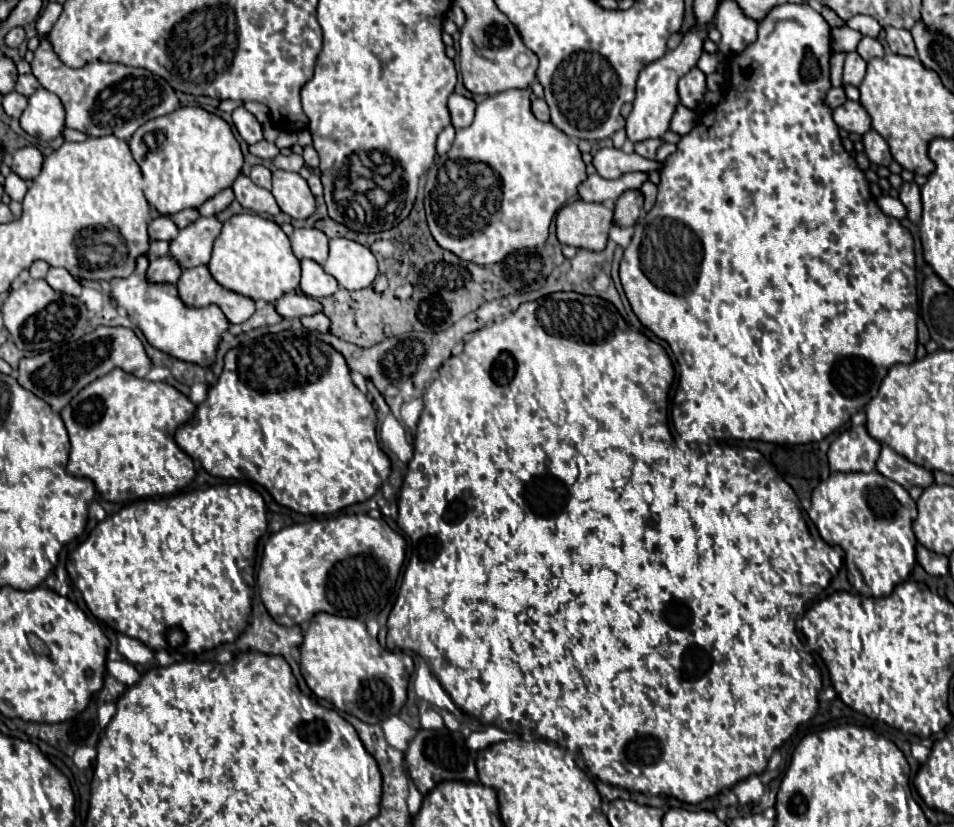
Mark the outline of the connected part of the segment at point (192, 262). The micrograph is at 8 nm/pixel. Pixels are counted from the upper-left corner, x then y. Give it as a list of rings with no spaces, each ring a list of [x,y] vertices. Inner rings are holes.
[[[201,218],[179,230],[179,236],[169,242],[169,256],[185,270],[199,264],[207,264],[211,258],[211,246],[221,232],[217,218]]]

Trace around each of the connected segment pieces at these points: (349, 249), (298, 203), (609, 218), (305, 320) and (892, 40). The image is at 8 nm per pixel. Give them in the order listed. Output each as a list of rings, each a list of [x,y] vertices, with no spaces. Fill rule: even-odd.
[[[333,238],[329,242],[329,258],[323,270],[331,274],[341,288],[361,290],[367,288],[377,276],[375,254],[359,242],[347,238]]]
[[[273,172],[273,196],[279,208],[293,218],[309,218],[315,212],[315,198],[297,172]]]
[[[575,200],[557,212],[555,226],[561,244],[599,252],[607,246],[607,232],[613,226],[613,210],[605,204]]]
[[[317,314],[317,316],[303,316],[301,324],[309,330],[317,330],[317,332],[327,332],[329,330],[329,320],[325,314]]]
[[[889,26],[885,32],[887,32],[887,42],[889,42],[889,48],[891,48],[893,54],[911,56],[911,58],[917,54],[909,30],[899,30],[899,28]]]

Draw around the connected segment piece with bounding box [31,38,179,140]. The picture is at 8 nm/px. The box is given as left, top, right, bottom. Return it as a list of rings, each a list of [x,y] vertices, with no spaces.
[[[41,38],[41,44],[35,50],[31,68],[39,84],[45,90],[57,94],[63,102],[67,114],[65,126],[81,130],[89,136],[113,134],[117,138],[129,140],[139,126],[153,118],[171,114],[179,106],[175,90],[169,88],[169,82],[153,76],[153,72],[113,62],[93,62],[75,70],[59,60],[45,38]]]

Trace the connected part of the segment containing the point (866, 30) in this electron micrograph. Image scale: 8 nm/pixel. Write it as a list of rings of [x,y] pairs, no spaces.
[[[861,14],[859,16],[853,16],[851,20],[847,20],[847,26],[853,28],[853,30],[859,30],[861,34],[871,36],[871,38],[877,38],[879,32],[881,32],[881,26],[879,26],[879,22],[875,18],[861,16]]]

